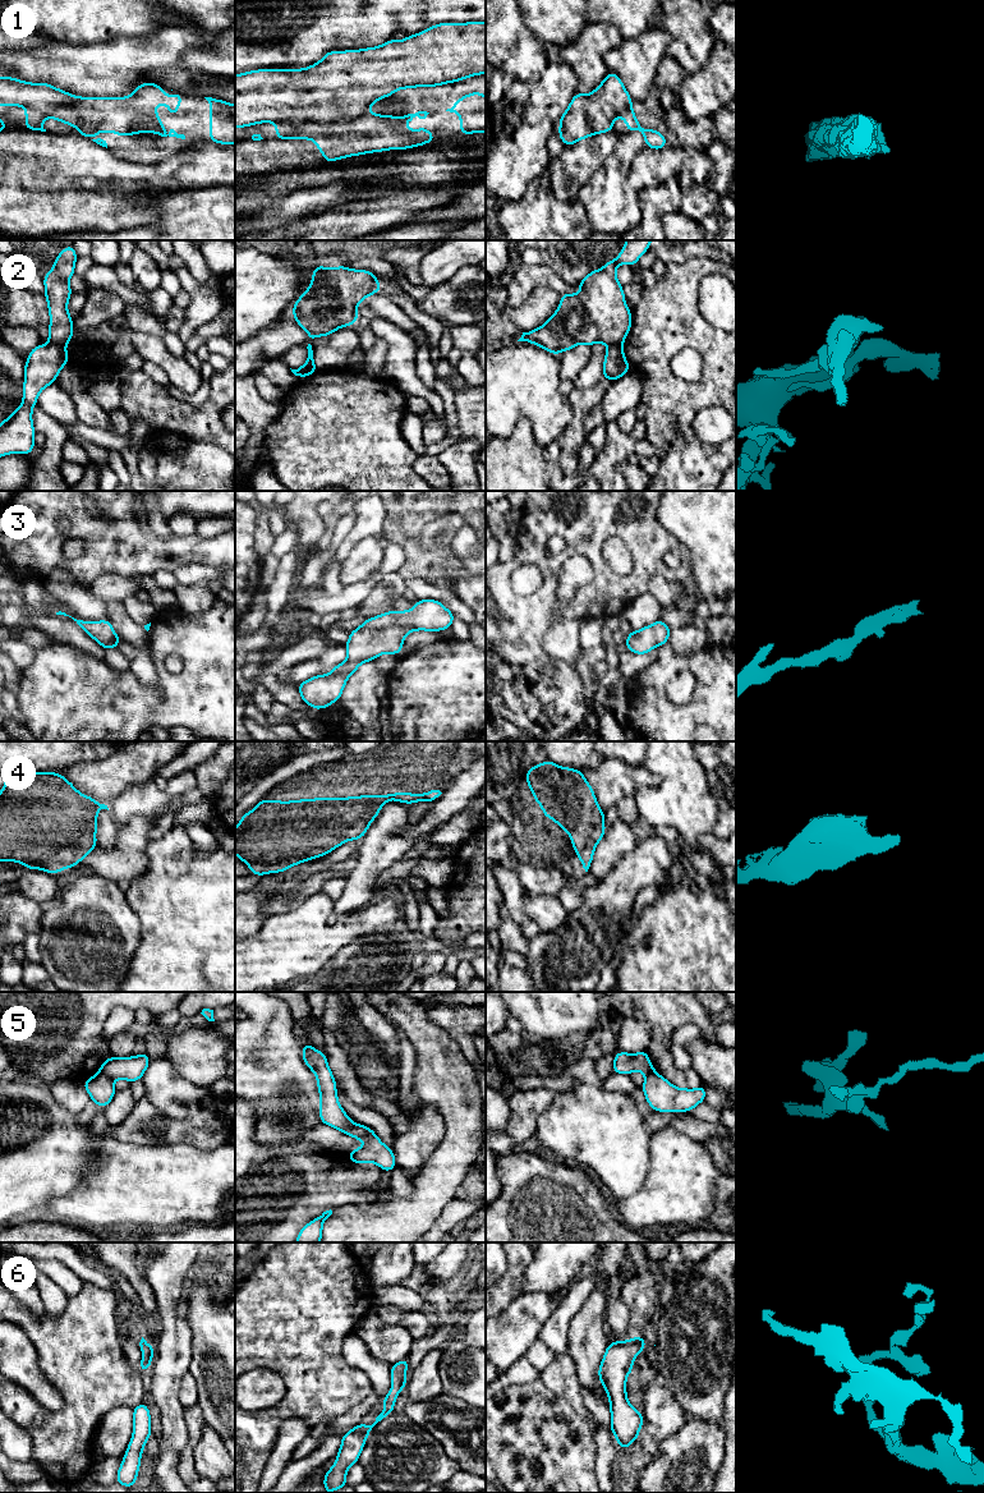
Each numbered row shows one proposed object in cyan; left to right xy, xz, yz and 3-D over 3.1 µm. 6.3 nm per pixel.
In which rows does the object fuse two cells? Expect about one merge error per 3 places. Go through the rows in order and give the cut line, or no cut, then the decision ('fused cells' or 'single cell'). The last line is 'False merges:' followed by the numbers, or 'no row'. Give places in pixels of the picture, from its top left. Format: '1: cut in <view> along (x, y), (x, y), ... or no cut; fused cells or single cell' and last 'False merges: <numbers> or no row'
1: cut in xz along (366, 110), (344, 122), (307, 122), (299, 129), (275, 123); fused cells
2: cut in xy along (50, 341), (64, 348); fused cells
3: no cut; single cell
4: no cut; single cell
5: cut in xy along (100, 1070), (113, 1079); fused cells
6: no cut; single cell
False merges: 1, 2, 5

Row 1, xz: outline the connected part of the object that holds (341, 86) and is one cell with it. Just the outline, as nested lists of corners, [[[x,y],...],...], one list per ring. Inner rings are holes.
[[[486,22],[438,23],[408,36],[405,40],[388,40],[377,47],[363,50],[328,51],[322,60],[303,69],[259,69],[235,75],[235,128],[265,121],[289,123],[300,130],[305,123],[321,125],[345,123],[364,114],[376,101],[403,88],[434,87],[469,79],[486,73]]]

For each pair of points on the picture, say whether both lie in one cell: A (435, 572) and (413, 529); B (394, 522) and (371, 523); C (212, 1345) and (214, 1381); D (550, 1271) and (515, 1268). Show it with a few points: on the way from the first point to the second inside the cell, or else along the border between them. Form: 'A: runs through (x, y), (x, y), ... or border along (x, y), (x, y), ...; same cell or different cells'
A: runs through (423, 564), (414, 555), (413, 541); same cell
B: border along (385, 508), (381, 538); different cells
C: runs through (214, 1354), (214, 1372); same cell
D: border along (534, 1255), (524, 1273), (520, 1292); different cells

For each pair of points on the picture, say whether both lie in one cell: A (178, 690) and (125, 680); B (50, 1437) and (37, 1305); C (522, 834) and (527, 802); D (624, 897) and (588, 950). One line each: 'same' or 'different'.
A: same
B: different
C: same
D: same

